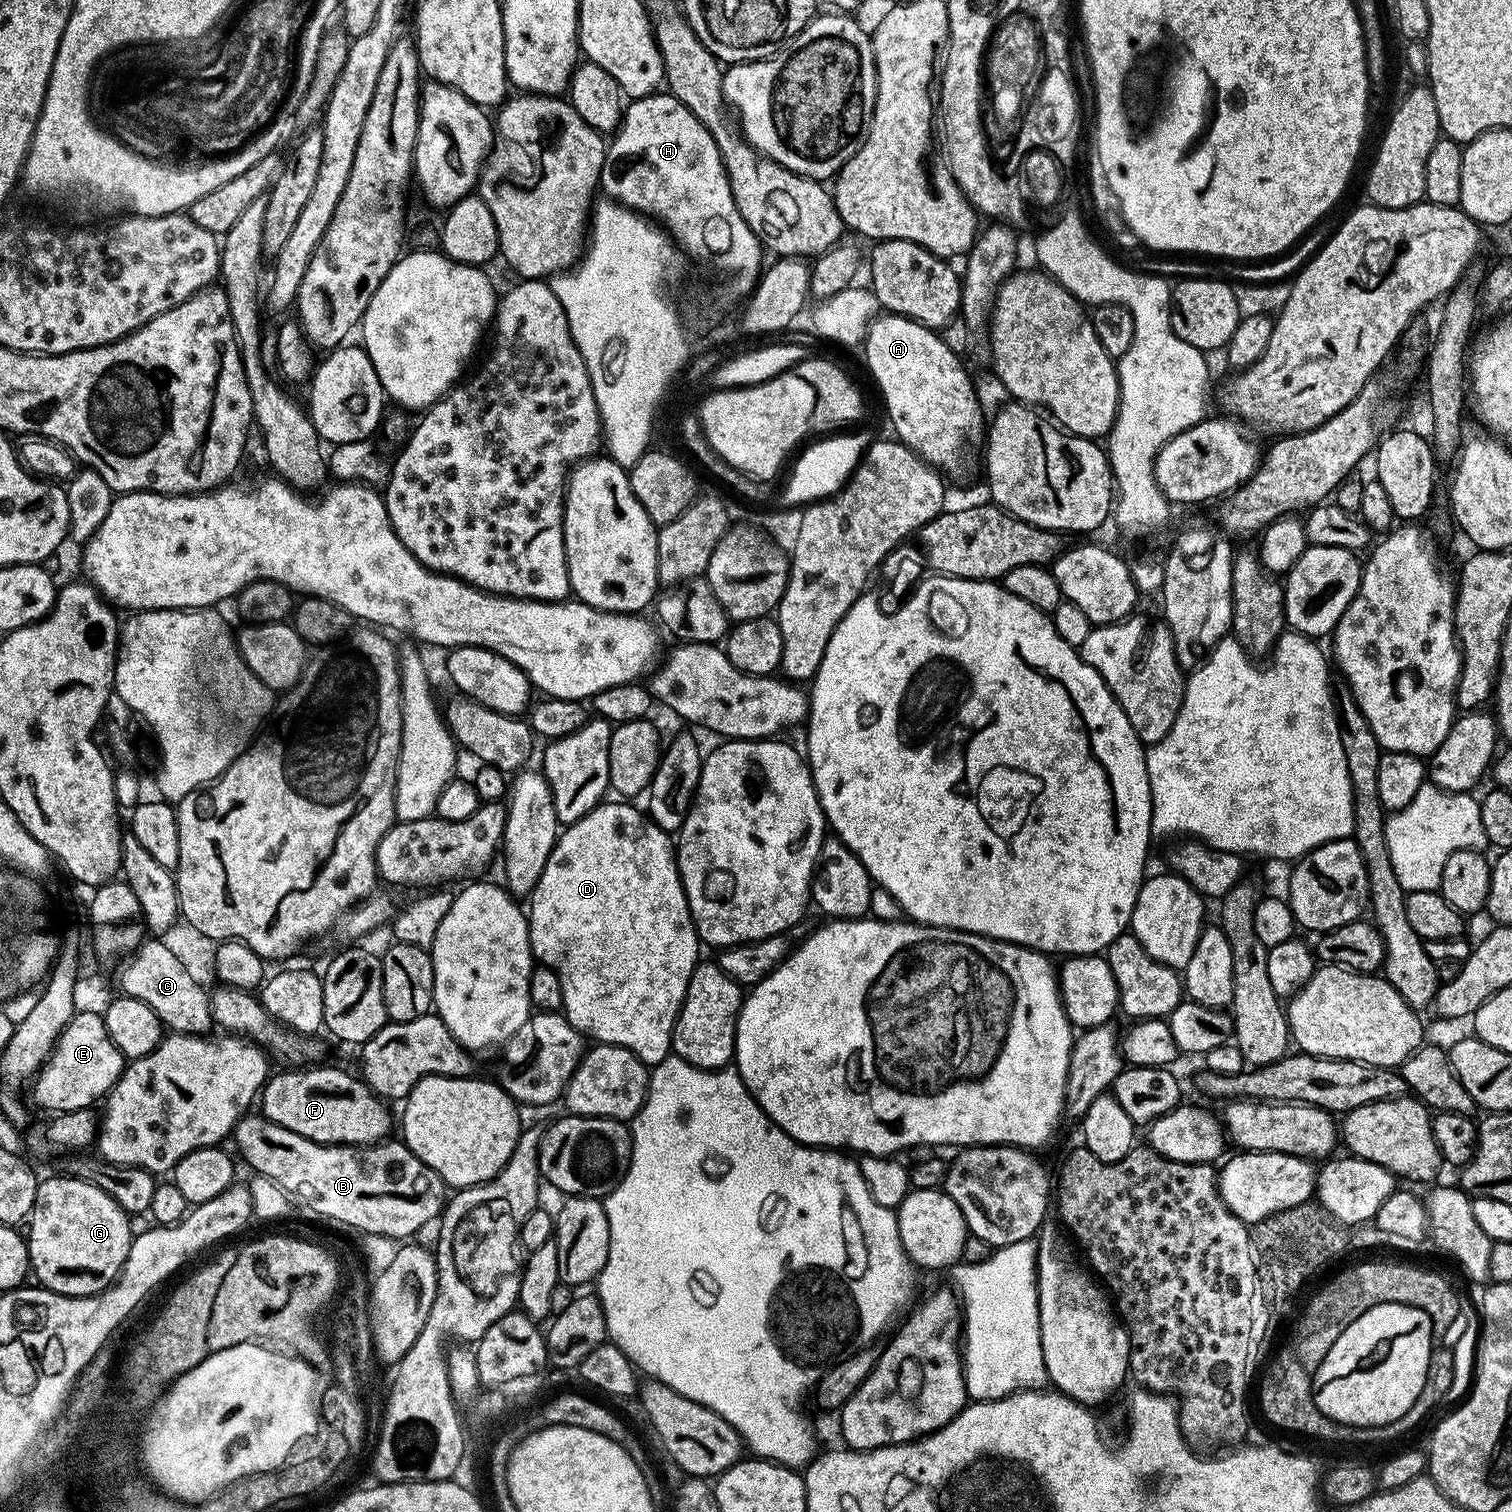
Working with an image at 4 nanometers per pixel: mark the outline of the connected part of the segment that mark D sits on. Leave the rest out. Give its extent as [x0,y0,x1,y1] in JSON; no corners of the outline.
[527,802,702,1066]

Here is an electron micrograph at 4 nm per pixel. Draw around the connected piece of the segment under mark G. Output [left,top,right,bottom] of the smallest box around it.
[26,1174,134,1297]

